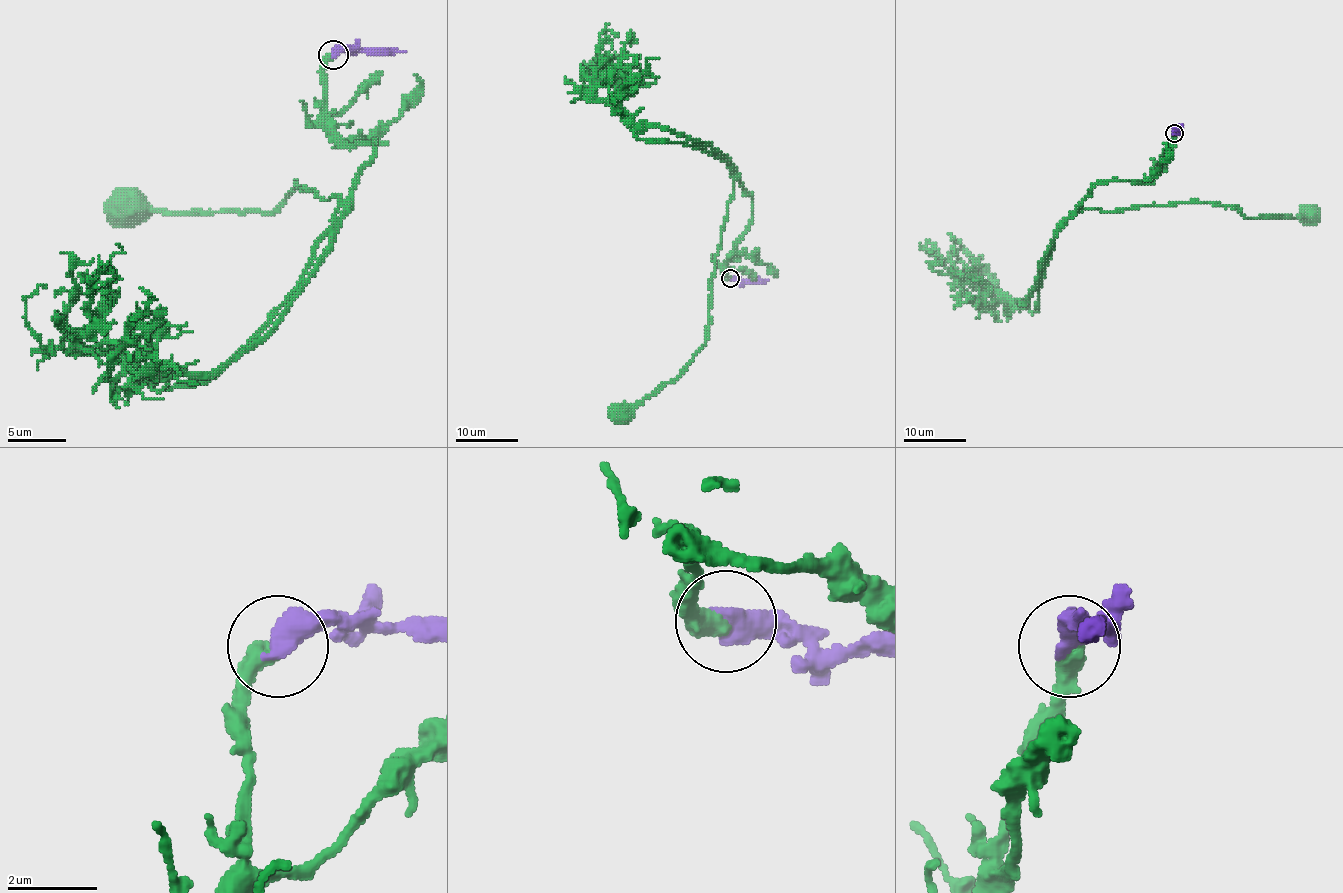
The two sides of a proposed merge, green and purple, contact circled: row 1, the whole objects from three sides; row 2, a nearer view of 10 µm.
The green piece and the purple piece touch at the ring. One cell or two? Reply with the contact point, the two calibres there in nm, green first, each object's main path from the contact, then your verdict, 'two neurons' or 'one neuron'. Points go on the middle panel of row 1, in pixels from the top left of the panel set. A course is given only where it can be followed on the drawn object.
at (730, 278); 420 nm thick on the green side, 550 nm on the other; green runs (730, 279), (725, 265), (751, 220), (750, 196), (736, 179), (714, 259), (706, 341), (673, 380), (622, 411); purple runs (730, 277), (742, 280), (769, 279); one neuron

